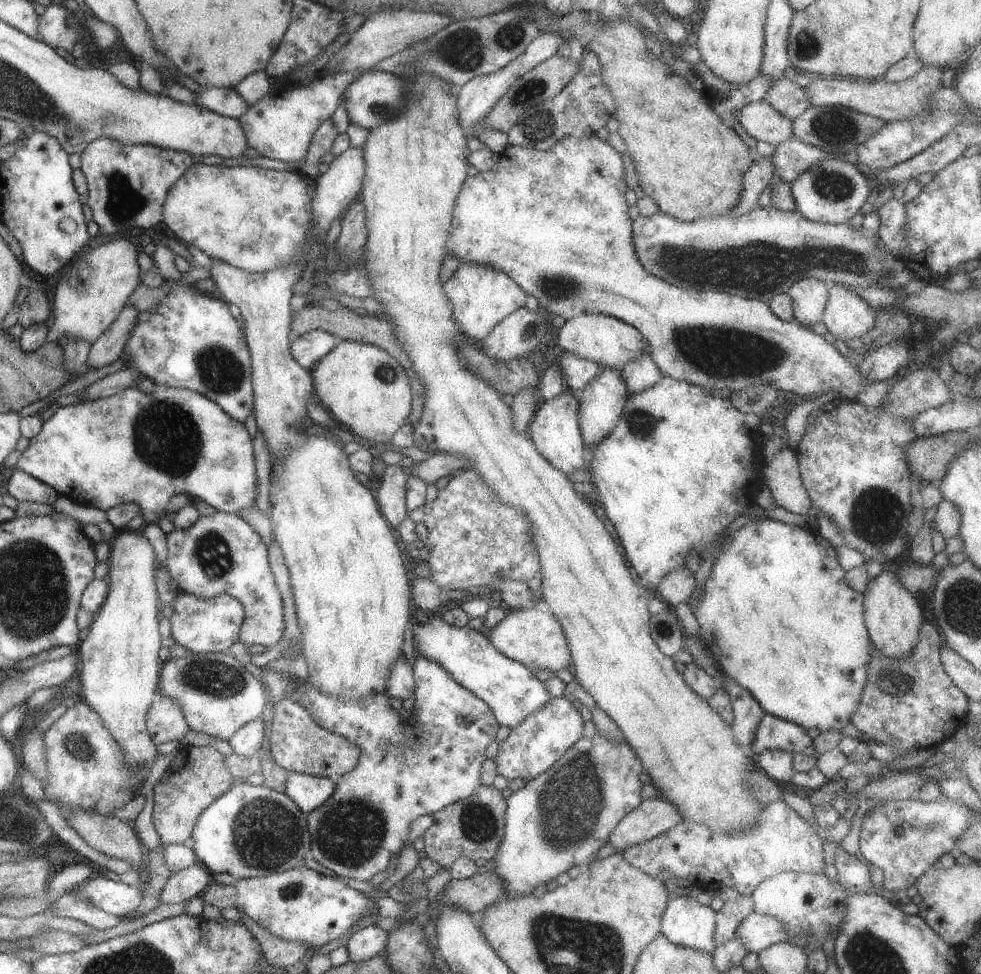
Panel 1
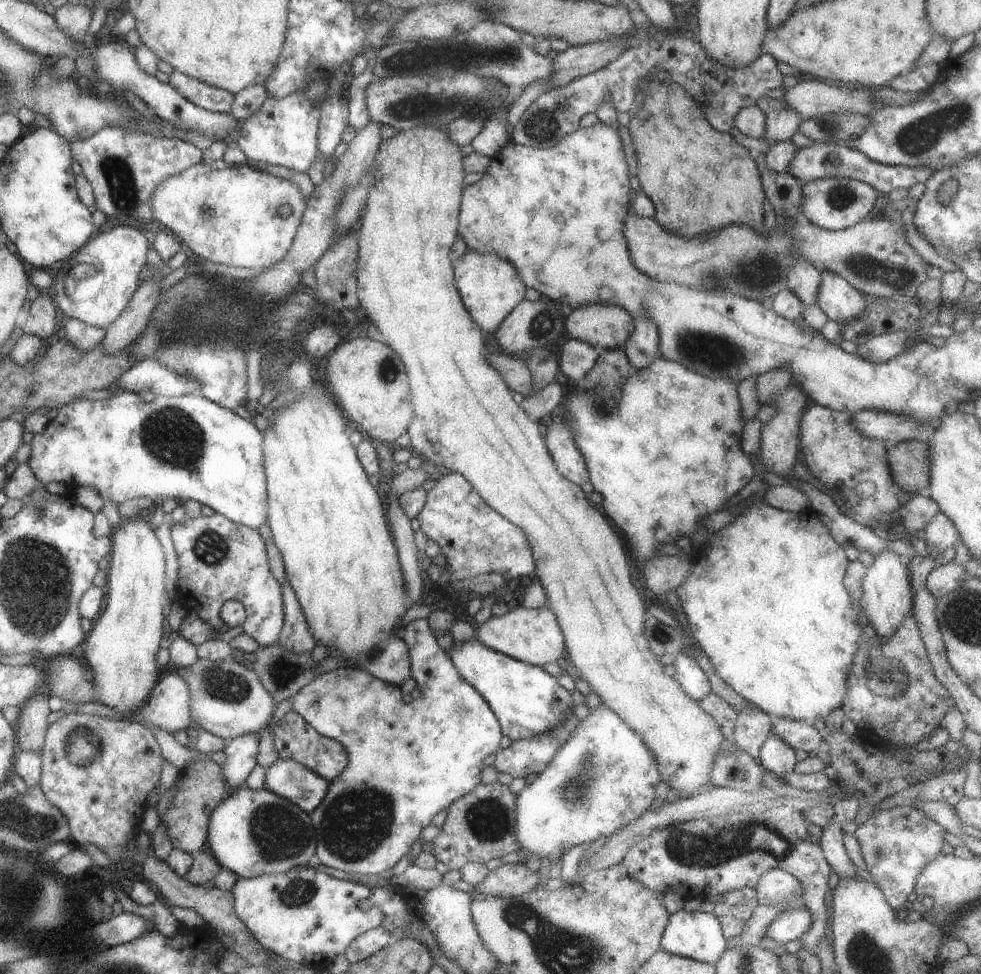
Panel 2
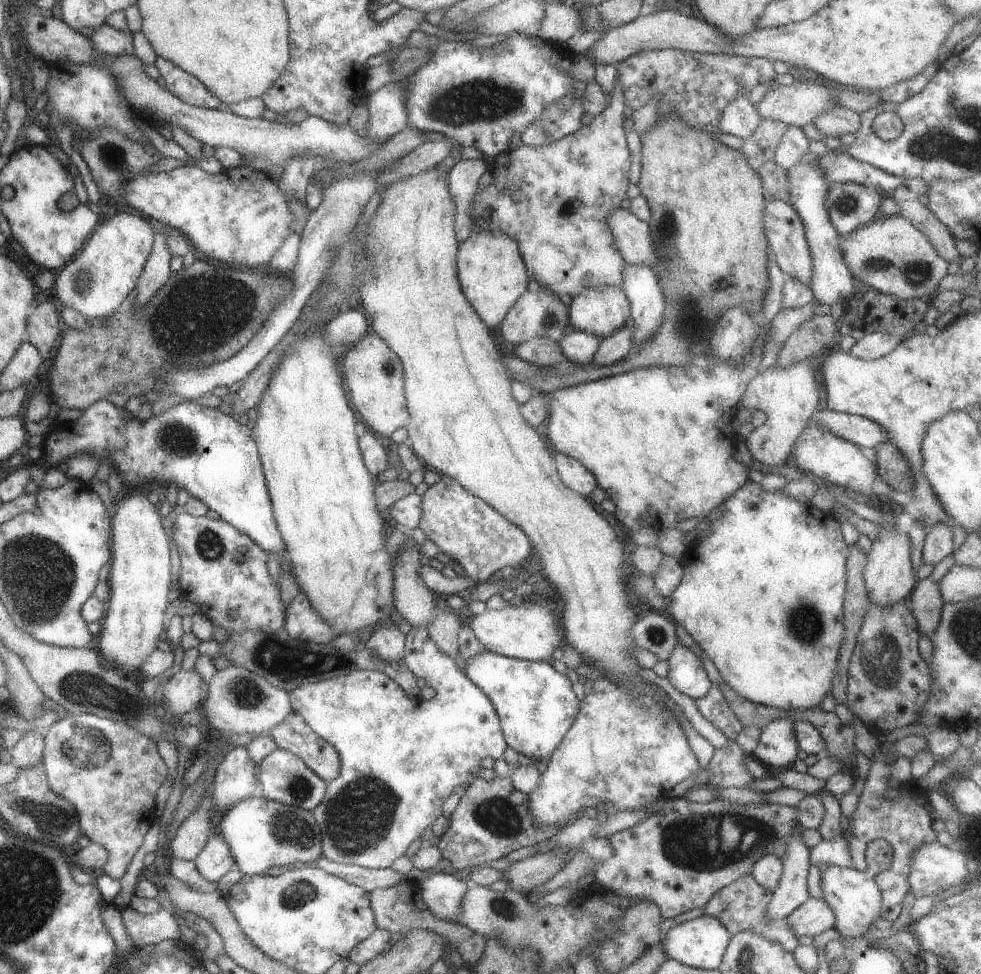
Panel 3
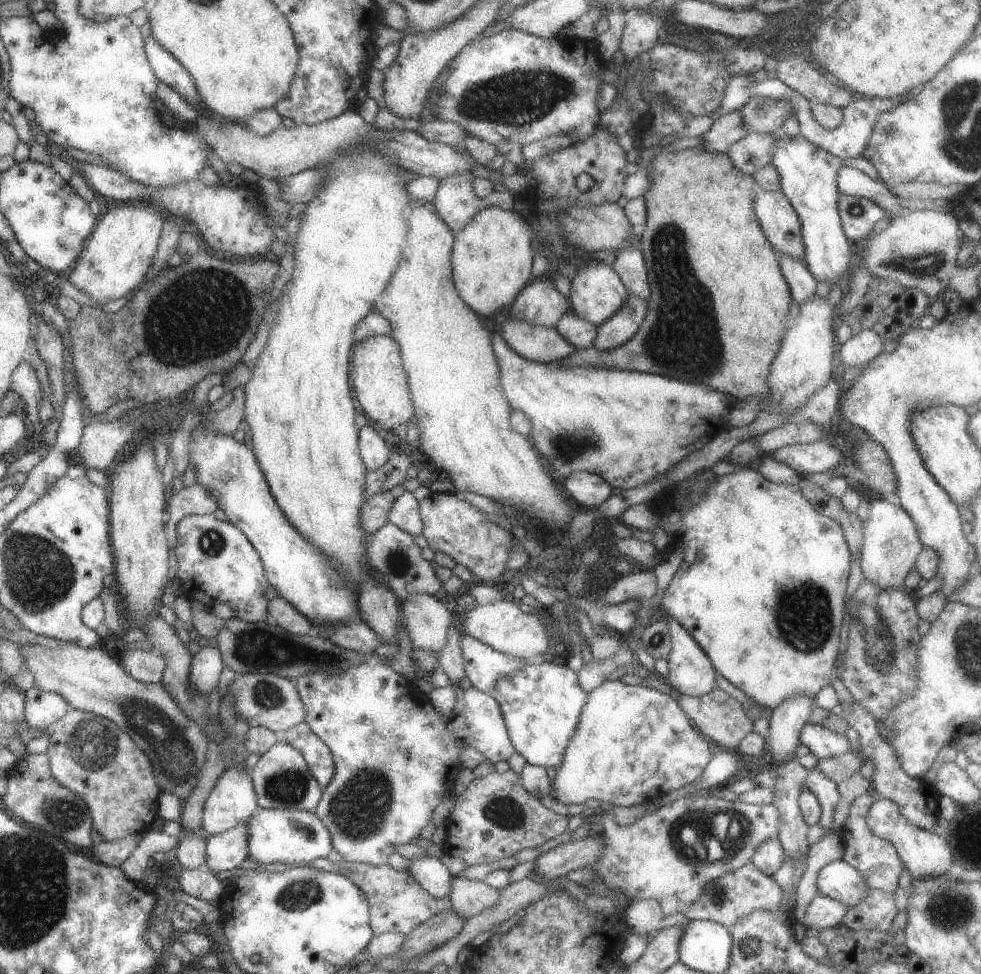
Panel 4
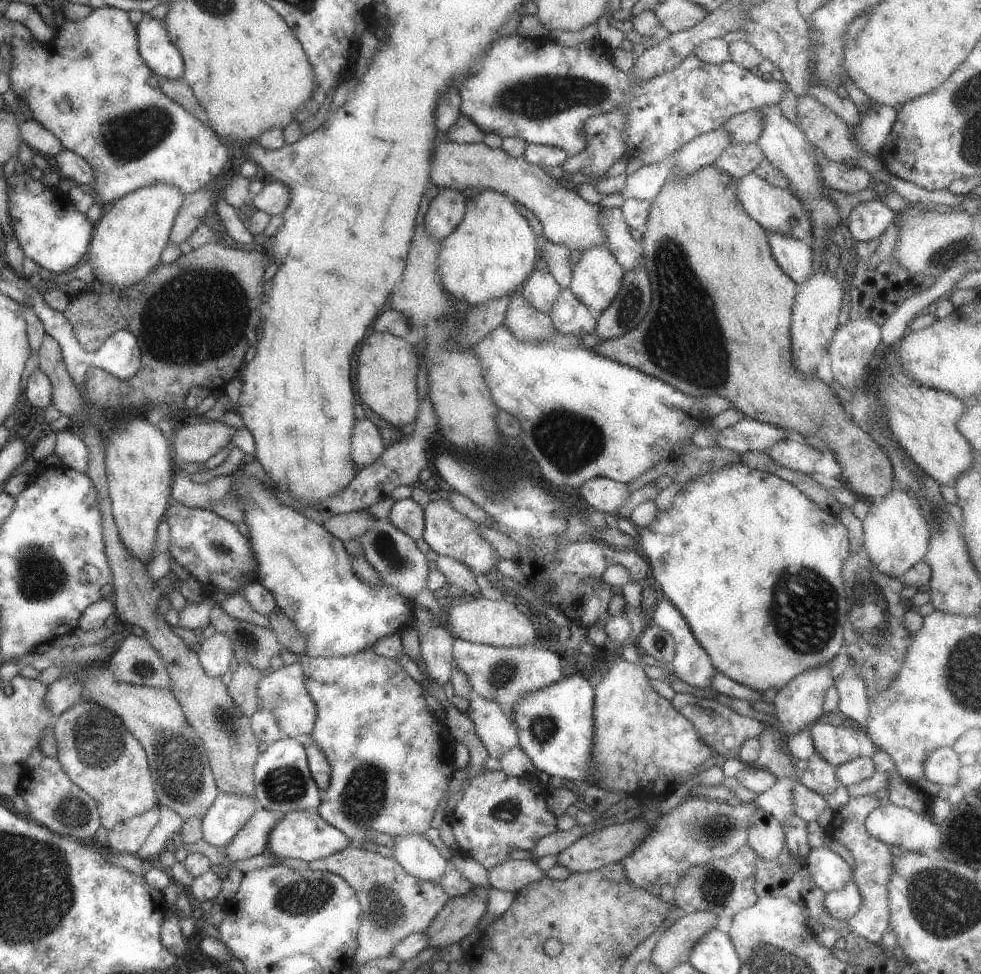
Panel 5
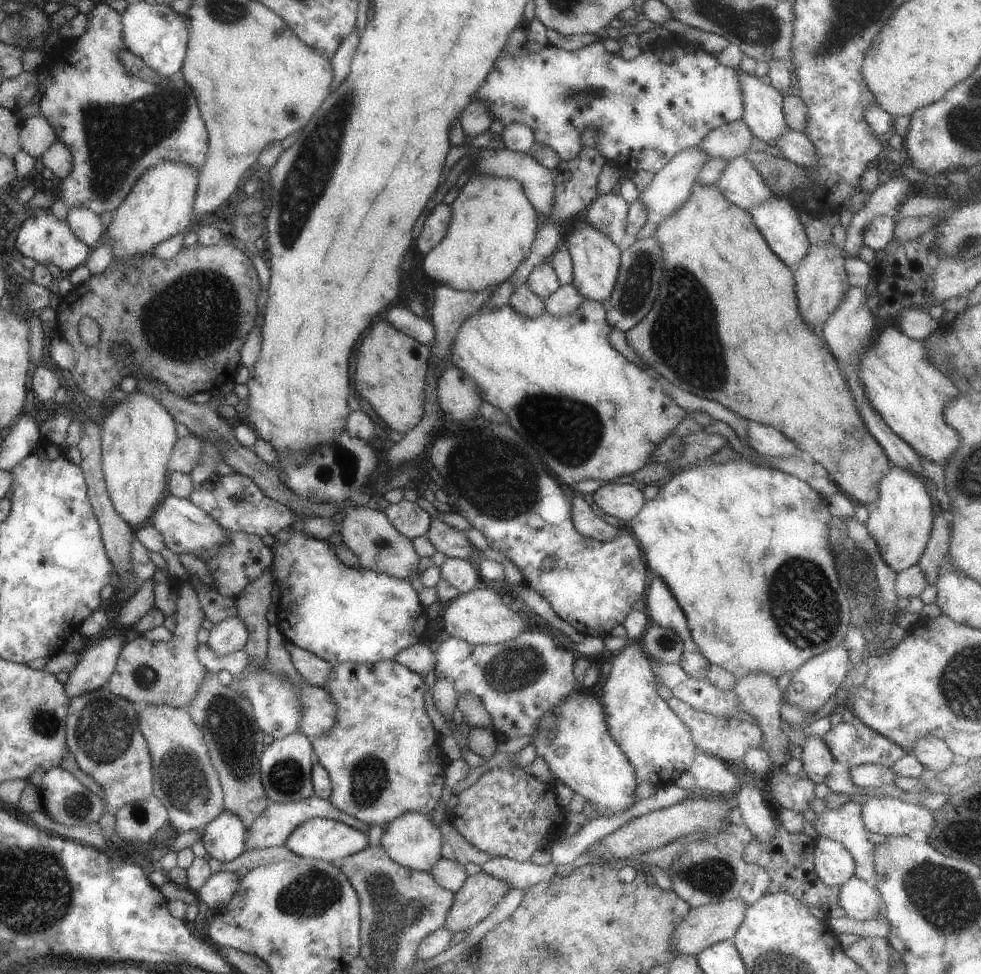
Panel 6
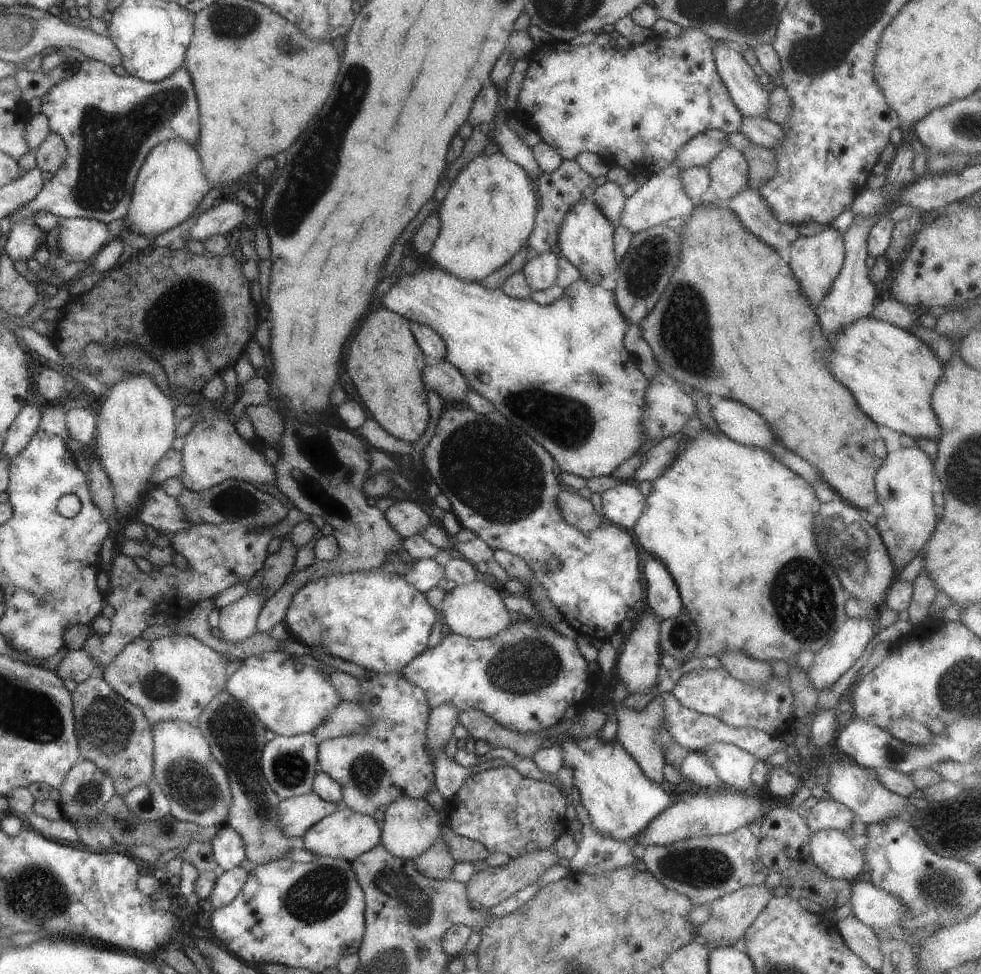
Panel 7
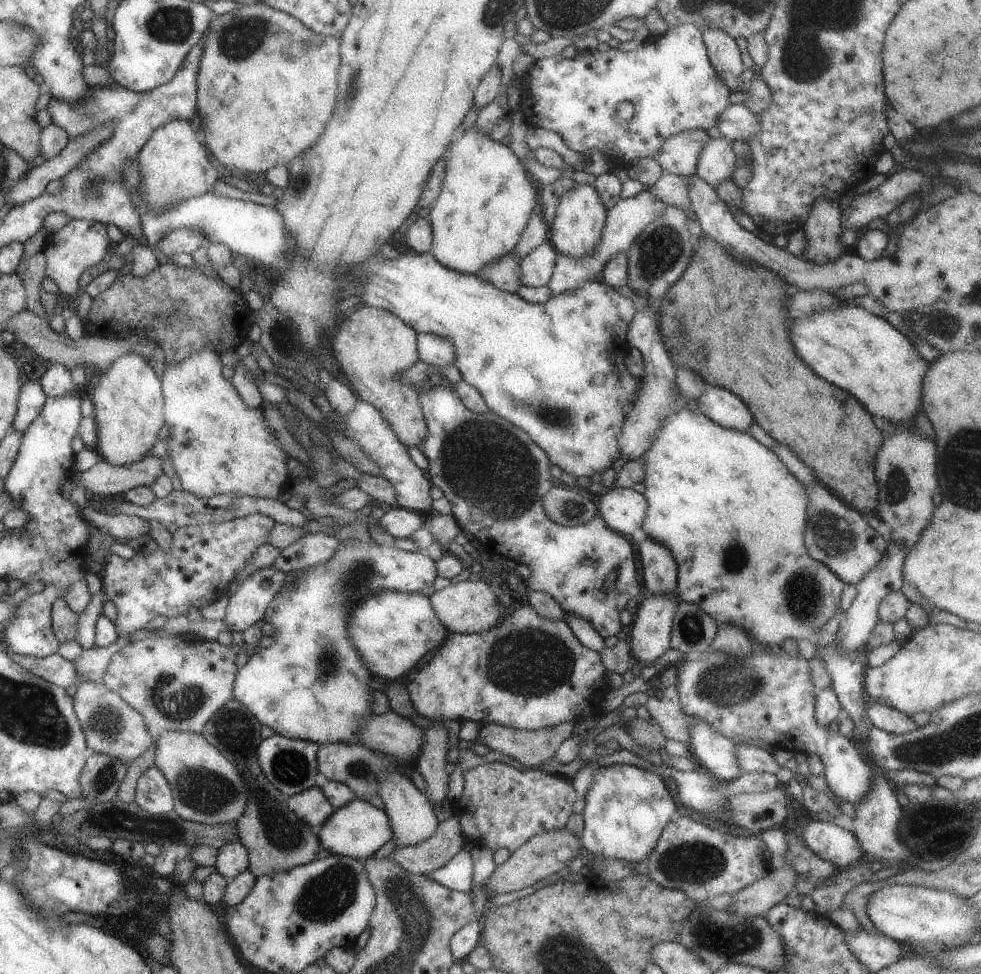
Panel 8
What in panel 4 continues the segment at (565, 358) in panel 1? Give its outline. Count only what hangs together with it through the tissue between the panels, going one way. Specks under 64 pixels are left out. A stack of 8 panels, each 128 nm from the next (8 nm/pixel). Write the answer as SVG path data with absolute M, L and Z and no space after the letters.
M570 309L559 318L554 328L559 336L575 349L589 348L596 336L596 327L587 320L577 318Z

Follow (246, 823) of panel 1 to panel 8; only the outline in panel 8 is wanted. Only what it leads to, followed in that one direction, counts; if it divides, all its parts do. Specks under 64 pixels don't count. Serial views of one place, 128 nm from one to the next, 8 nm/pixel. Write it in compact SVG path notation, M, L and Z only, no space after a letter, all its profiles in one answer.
M353 798L343 806L334 809L329 818L320 824L316 837L320 846L329 850L331 854L361 860L373 855L387 840L392 838L392 834L384 810L373 807L367 801Z

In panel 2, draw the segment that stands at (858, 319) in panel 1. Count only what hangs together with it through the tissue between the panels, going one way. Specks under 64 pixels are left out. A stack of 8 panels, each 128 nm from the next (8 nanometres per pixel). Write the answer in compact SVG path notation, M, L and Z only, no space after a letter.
M819 270L819 274L821 280L817 286L815 305L827 319L841 324L859 318L865 310L863 295L833 272Z

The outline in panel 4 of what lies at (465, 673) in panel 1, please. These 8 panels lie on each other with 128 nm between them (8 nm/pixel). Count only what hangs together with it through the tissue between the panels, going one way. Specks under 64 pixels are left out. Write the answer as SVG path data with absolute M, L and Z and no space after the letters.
M543 661L541 663L527 663L519 672L515 672L511 676L501 676L499 680L495 680L492 696L499 704L513 751L517 752L526 764L557 770L561 764L565 746L577 728L579 712L581 712L583 704L587 702L587 693L579 688L577 674L566 665L557 666L557 664Z

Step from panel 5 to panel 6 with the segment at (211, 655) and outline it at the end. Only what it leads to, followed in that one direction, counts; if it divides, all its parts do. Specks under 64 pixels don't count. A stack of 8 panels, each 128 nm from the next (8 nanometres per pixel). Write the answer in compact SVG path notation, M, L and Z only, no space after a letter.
M237 614L231 618L225 618L217 624L207 626L209 637L206 648L209 648L215 656L225 656L225 654L236 652L247 644L249 632L247 632L241 616L237 616Z

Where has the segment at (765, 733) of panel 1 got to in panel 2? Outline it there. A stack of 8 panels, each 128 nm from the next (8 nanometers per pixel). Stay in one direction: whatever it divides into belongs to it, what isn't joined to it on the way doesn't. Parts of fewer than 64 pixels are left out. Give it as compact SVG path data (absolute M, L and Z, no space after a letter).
M782 717L773 719L770 732L785 740L795 751L803 751L813 755L822 749L822 739L813 724L803 720L792 720Z

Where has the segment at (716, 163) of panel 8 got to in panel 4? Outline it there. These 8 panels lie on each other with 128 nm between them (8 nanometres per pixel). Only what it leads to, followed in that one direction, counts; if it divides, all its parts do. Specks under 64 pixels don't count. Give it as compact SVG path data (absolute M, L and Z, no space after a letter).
M757 188L753 196L753 214L776 254L804 259L797 214L780 191L770 192Z

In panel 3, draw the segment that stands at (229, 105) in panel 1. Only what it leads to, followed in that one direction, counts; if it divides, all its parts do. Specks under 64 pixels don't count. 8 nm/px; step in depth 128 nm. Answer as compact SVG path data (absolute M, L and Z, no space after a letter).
M160 57L156 58L153 66L157 70L158 76L165 81L166 90L178 100L205 109L222 108L219 100L207 92L199 80L196 80L192 75L186 74Z

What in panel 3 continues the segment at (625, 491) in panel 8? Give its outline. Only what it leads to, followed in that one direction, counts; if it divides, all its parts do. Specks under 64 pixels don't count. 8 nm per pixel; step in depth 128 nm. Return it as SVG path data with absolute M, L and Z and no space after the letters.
M557 451L552 453L552 459L563 486L585 498L597 487L593 475L578 460Z

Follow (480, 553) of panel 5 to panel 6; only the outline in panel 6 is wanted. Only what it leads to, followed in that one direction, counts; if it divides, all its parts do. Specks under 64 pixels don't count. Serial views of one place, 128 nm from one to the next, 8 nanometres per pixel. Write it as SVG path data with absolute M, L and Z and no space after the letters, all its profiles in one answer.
M439 516L430 518L429 528L424 538L445 557L476 561L476 550L463 532L445 524Z

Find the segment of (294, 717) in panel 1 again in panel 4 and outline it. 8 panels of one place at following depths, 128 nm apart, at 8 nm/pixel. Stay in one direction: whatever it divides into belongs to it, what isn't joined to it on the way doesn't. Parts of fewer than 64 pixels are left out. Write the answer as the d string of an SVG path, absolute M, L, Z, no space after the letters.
M304 721L285 732L284 742L291 744L303 756L311 777L319 784L321 790L325 789L334 772L327 746L311 733Z

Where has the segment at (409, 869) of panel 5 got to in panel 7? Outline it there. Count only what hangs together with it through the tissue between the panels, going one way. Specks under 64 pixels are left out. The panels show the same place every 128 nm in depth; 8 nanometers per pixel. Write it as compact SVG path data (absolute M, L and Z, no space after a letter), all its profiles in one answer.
M400 797L390 803L383 812L381 820L379 840L383 848L391 856L403 859L417 859L437 839L440 838L441 820L426 800Z

